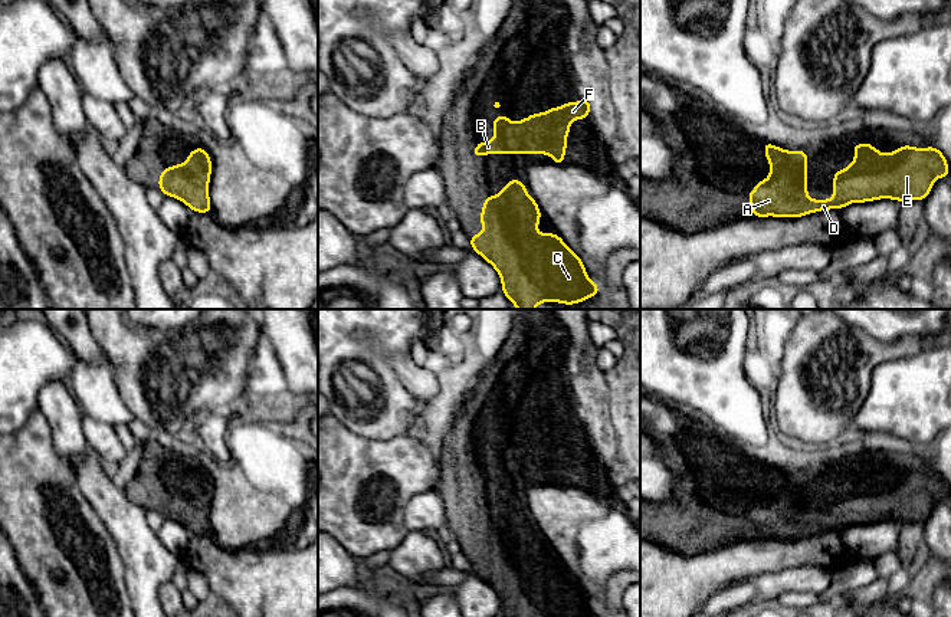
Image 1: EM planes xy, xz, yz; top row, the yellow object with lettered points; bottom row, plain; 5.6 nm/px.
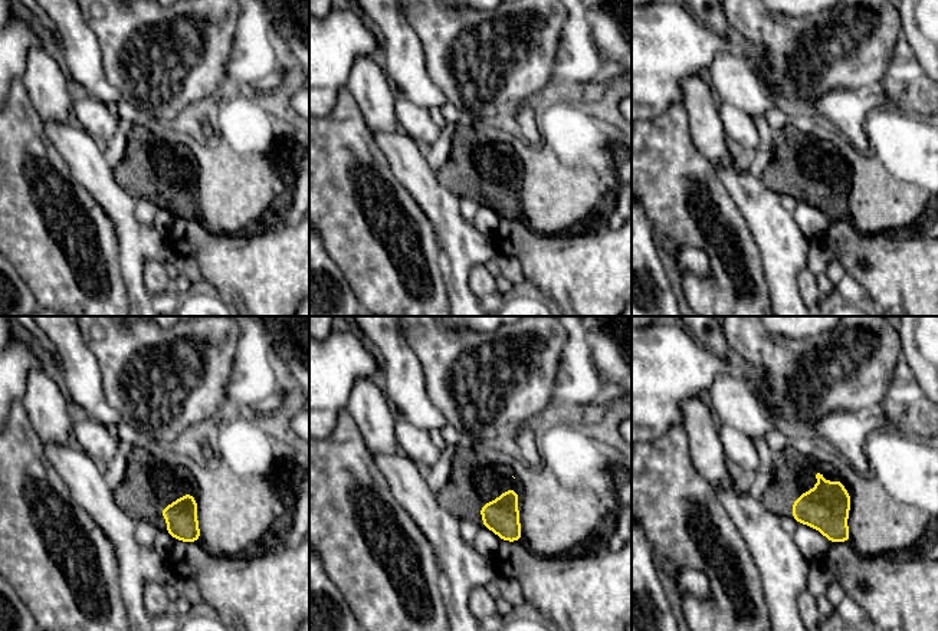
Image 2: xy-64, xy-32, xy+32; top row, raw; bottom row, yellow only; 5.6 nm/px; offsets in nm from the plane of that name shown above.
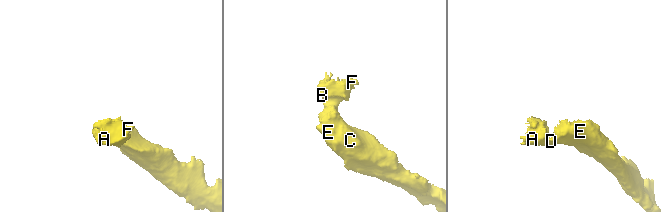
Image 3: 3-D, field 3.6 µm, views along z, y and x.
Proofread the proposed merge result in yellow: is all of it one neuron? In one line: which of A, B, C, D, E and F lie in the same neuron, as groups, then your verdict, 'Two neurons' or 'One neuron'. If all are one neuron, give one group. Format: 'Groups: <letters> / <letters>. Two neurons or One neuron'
Groups: A B C D E F. One neuron

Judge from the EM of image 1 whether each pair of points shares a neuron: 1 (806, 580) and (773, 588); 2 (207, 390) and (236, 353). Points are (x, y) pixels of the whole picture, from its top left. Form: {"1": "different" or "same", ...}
{"1": "same", "2": "same"}

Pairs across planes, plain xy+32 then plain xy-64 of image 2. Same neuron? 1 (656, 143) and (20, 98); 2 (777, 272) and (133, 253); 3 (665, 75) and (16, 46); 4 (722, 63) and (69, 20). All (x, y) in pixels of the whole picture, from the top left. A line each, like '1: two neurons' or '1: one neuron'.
1: one neuron
2: one neuron
3: one neuron
4: one neuron

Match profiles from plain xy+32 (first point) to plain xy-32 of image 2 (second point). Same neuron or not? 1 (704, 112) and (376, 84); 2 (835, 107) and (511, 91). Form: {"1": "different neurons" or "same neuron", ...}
{"1": "same neuron", "2": "different neurons"}

